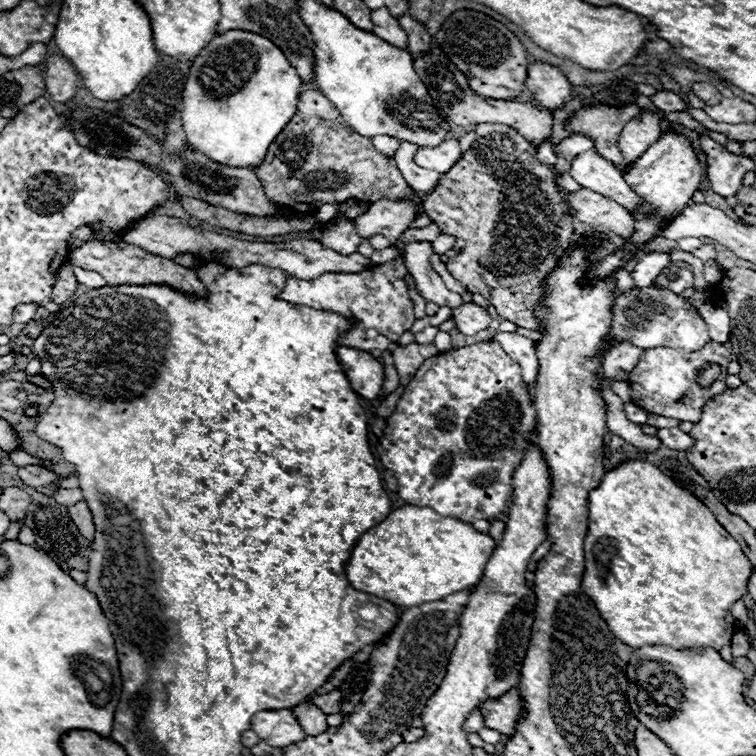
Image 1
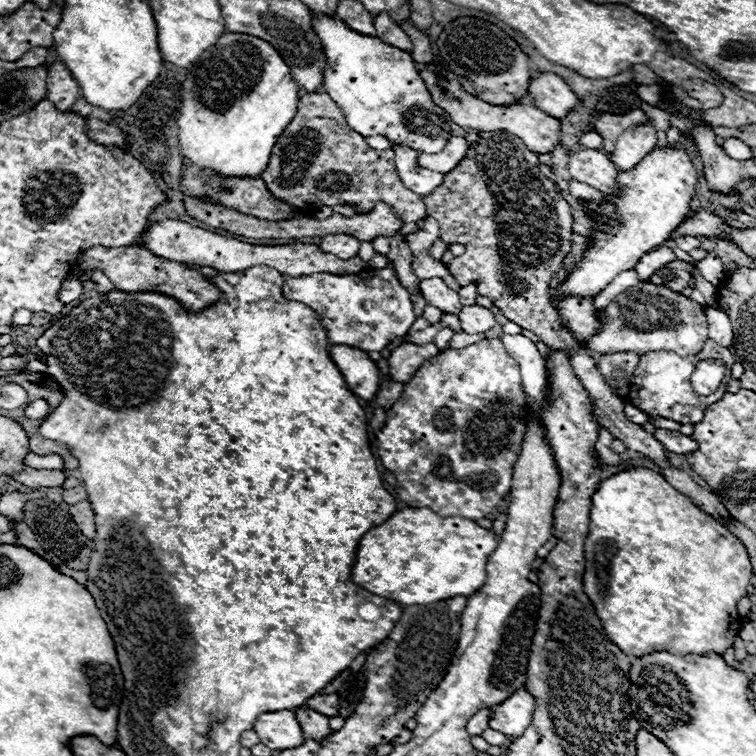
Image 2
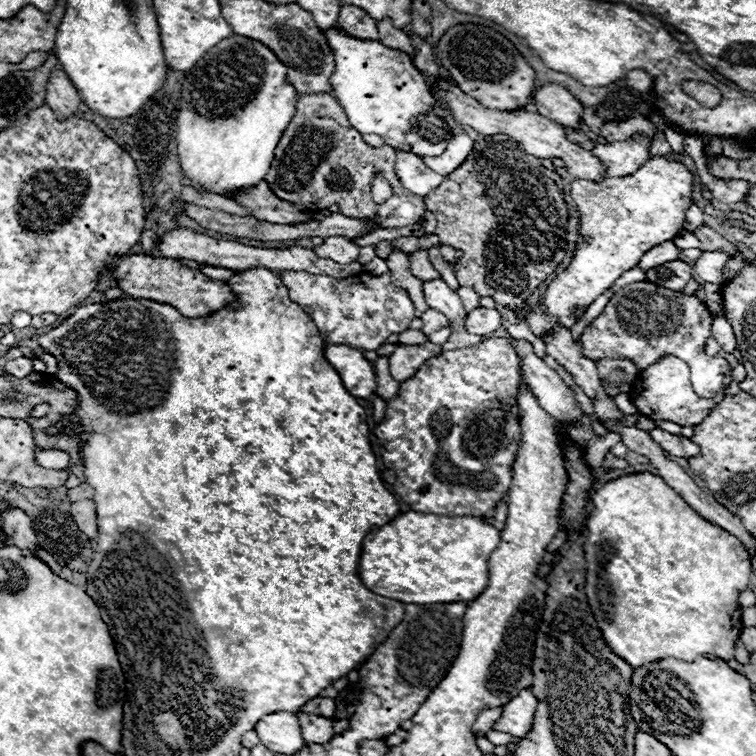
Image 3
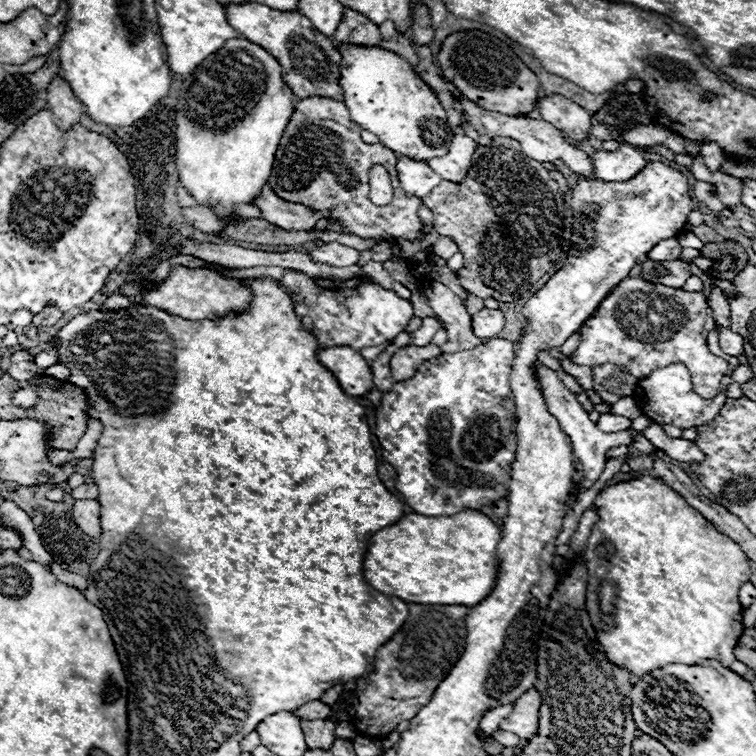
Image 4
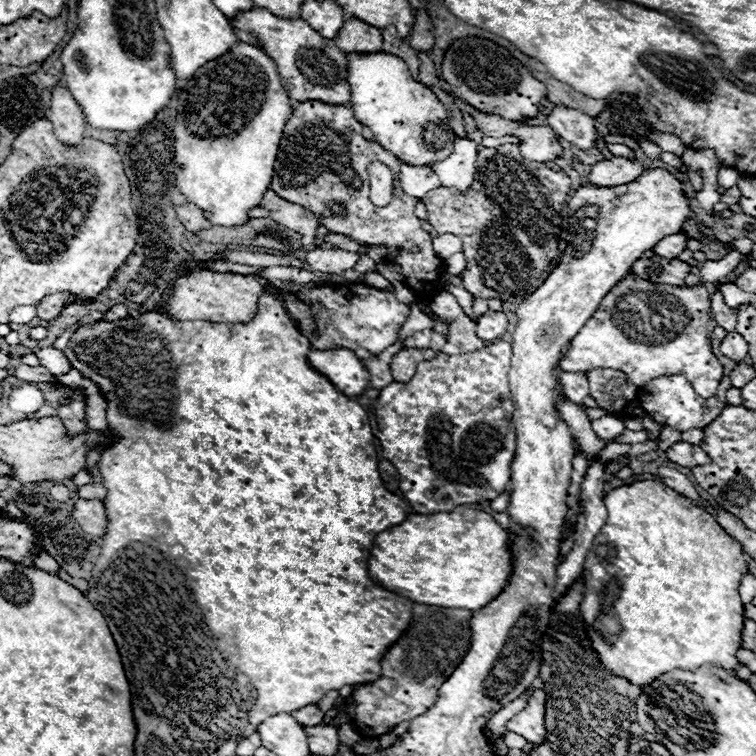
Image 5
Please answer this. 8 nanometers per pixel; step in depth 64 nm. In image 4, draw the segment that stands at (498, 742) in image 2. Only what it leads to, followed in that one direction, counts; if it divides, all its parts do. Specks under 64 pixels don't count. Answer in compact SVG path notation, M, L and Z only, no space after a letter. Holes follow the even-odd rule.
M500 730L500 732L496 732L494 736L492 736L492 740L496 740L496 742L500 742L502 746L522 746L522 738L518 738L516 734L512 734L512 732L504 732L504 730Z

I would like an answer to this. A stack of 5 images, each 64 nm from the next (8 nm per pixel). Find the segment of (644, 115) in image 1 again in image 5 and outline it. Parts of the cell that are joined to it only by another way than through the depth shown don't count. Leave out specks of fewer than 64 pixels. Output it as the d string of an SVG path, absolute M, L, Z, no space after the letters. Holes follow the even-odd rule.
M614 156L610 160L598 160L590 172L590 184L596 184L596 186L626 184L626 182L632 182L634 178L638 178L642 174L642 170L644 170L644 166L640 160L632 162L622 156Z

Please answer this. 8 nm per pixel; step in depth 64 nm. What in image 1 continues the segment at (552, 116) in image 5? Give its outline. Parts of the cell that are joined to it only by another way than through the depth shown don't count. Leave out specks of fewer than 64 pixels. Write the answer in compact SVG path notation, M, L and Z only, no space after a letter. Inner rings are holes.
M532 62L528 66L526 88L540 102L540 106L548 106L550 110L564 104L572 92L572 84L562 70L544 62Z

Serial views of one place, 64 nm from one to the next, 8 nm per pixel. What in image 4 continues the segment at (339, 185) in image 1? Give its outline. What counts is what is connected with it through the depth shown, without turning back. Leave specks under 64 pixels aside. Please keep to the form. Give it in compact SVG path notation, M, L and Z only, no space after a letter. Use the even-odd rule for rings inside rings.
M310 96L298 100L294 106L294 114L276 150L268 186L286 202L298 202L316 212L332 210L334 216L330 218L344 220L344 224L356 236L378 238L380 234L386 234L388 240L422 238L422 222L418 218L422 200L402 190L396 176L396 160L398 158L390 148L362 142L360 128L350 120L350 114L342 102L334 98ZM322 120L338 122L342 132L322 132ZM322 142L336 146L322 146ZM374 164L382 164L388 170L394 186L394 198L386 206L376 206L368 198L368 174Z

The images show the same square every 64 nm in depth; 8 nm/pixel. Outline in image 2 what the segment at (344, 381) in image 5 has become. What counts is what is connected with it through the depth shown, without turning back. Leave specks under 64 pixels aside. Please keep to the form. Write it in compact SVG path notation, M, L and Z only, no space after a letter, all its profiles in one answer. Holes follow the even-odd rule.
M332 346L332 360L340 368L348 388L364 398L372 400L380 390L380 370L376 362L362 350L354 350L350 346Z

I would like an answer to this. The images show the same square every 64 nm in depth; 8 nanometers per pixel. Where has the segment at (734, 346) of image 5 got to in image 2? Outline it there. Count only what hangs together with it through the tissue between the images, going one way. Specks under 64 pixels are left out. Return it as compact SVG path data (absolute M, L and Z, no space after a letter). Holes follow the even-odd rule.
M704 306L704 314L706 314L708 328L710 328L708 336L714 342L718 342L720 346L730 348L732 346L732 324L730 324L730 318L726 316L726 312L720 308Z

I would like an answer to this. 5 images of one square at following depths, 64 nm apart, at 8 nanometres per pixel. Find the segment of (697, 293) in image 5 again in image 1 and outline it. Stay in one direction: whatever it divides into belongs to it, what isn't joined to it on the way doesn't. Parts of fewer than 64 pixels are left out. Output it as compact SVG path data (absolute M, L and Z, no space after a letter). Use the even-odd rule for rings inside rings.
M652 286L650 290L628 290L616 296L612 310L612 330L608 338L612 342L630 340L644 350L652 346L670 346L678 352L696 352L710 342L708 328L698 316L696 308L678 294L658 286ZM706 366L706 368L700 372L698 382L700 382L702 386L710 386L718 376L720 376L720 368L718 368L718 366Z

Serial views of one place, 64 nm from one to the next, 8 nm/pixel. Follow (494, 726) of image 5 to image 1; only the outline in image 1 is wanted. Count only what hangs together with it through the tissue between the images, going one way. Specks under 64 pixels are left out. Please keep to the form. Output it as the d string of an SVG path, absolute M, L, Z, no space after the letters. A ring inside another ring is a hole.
M472 710L472 712L468 714L468 718L464 720L464 724L462 724L462 728L464 728L466 732L478 732L482 726L484 726L484 720L482 720L482 716L480 716L478 710Z

